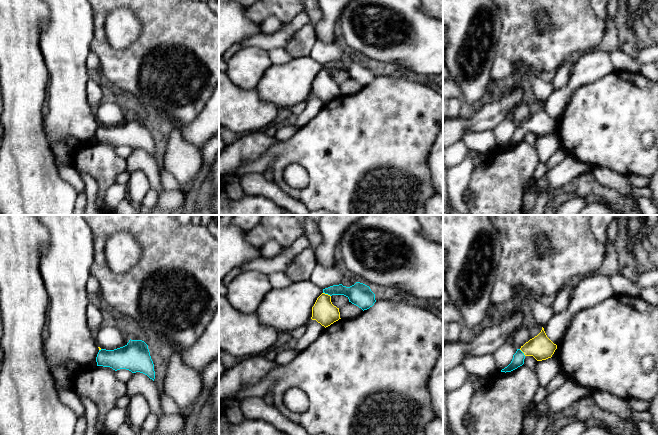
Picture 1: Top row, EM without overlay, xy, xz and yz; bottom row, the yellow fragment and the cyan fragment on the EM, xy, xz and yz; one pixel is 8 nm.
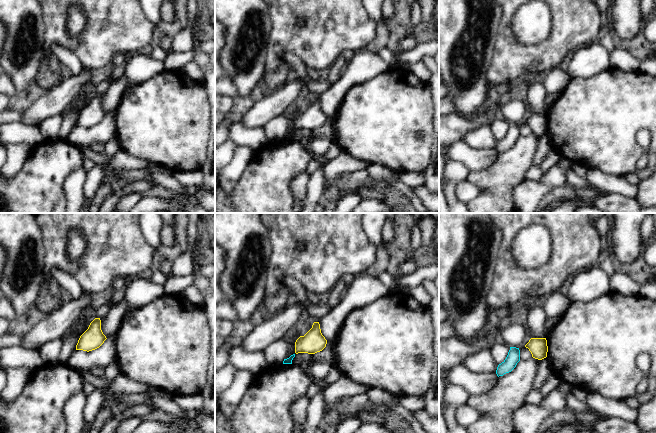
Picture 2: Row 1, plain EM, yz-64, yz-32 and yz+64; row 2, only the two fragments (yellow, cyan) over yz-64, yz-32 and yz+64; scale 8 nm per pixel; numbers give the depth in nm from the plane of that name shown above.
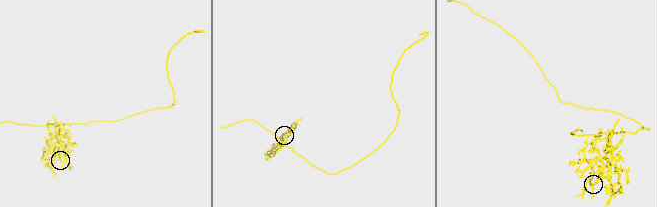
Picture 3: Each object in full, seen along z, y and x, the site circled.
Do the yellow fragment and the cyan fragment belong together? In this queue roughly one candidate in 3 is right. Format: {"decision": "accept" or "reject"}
{"decision": "accept"}

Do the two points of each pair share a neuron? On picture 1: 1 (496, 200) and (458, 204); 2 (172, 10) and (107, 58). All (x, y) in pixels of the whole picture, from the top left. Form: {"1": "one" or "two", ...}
{"1": "two", "2": "one"}

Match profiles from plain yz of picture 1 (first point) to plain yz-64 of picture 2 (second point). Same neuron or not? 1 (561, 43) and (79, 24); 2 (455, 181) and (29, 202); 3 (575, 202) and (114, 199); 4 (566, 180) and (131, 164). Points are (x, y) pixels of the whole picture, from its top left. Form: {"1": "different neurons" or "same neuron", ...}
{"1": "different neurons", "2": "different neurons", "3": "different neurons", "4": "same neuron"}

